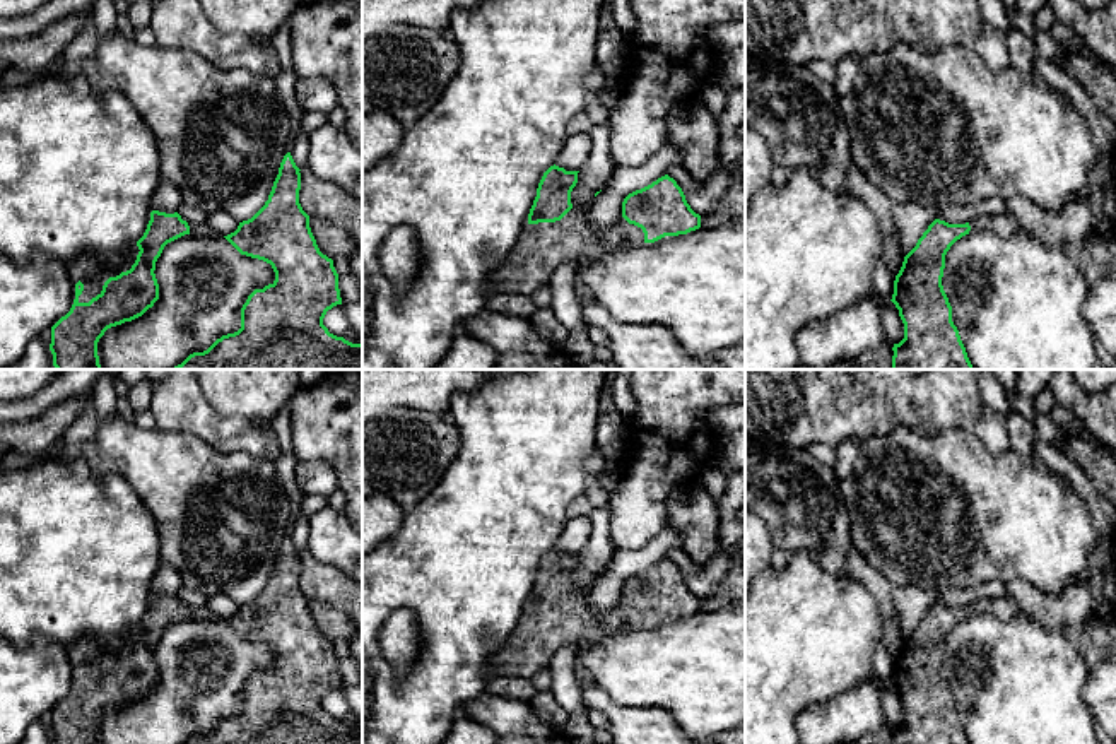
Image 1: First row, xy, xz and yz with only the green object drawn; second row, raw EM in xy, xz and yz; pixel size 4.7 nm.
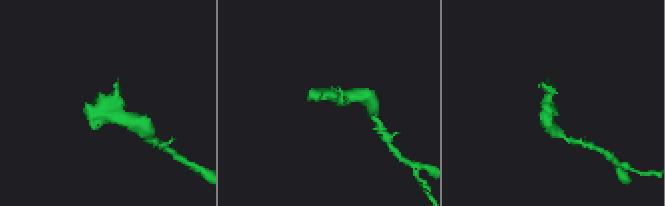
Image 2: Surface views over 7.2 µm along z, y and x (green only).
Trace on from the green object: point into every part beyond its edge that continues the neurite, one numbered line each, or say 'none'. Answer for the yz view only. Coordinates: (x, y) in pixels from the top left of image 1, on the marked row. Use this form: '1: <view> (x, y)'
1: yz (1004, 224)

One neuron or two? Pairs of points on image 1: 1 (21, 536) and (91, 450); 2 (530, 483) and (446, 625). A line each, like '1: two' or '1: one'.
1: two
2: one

